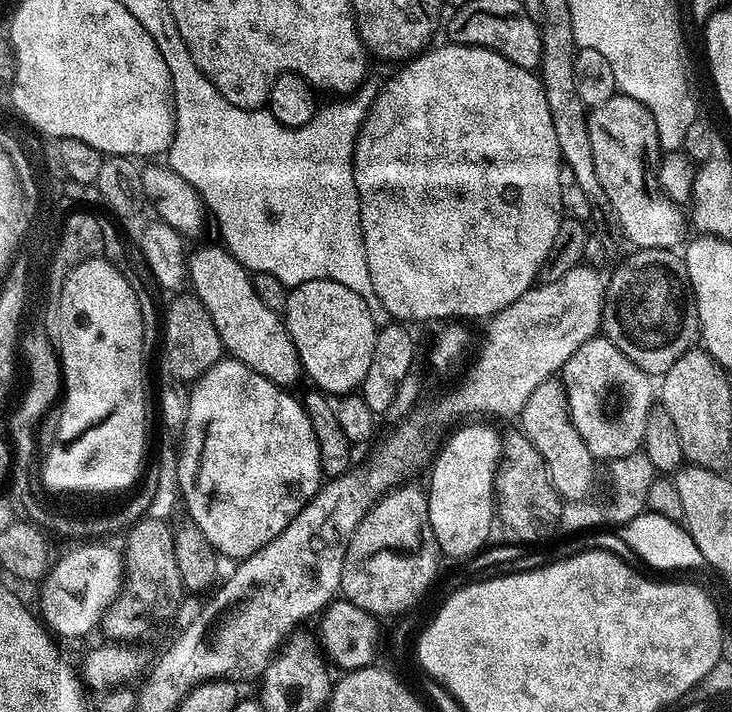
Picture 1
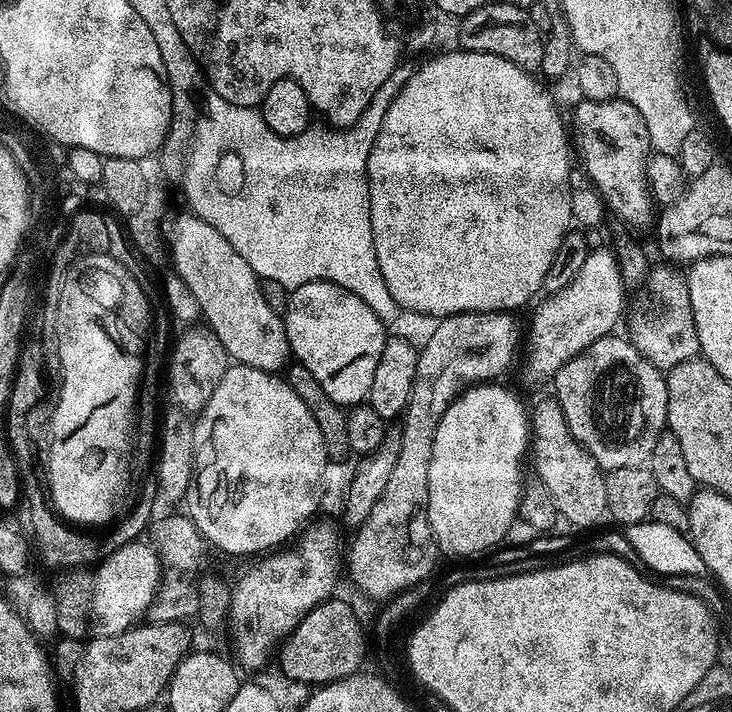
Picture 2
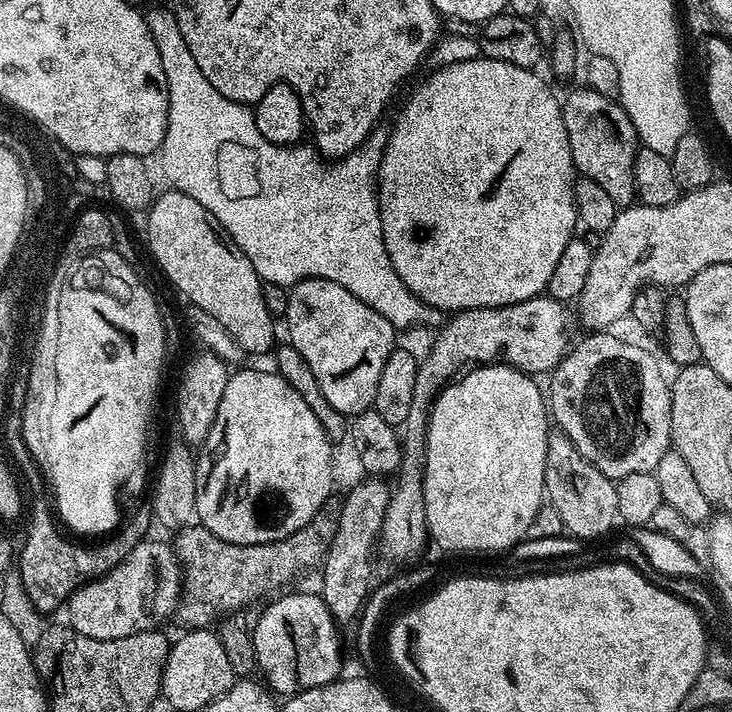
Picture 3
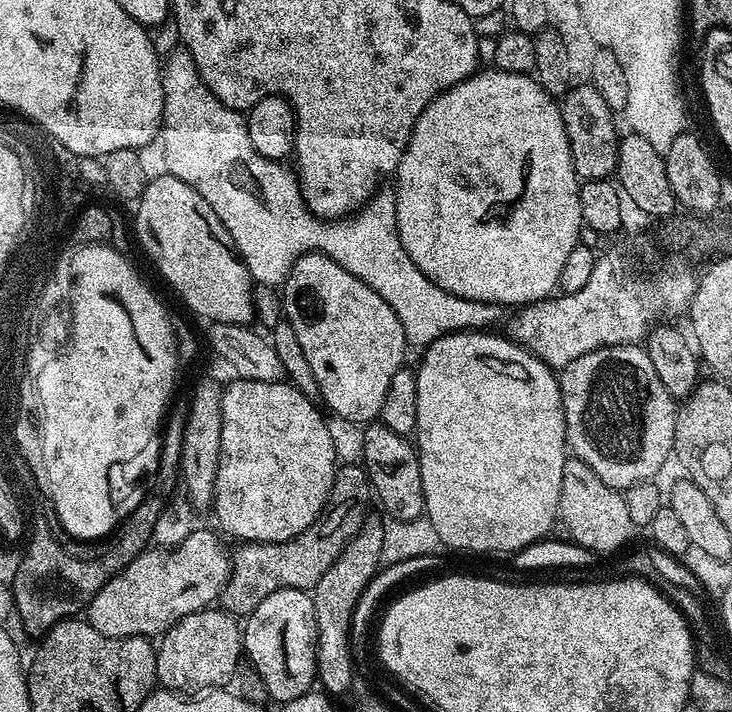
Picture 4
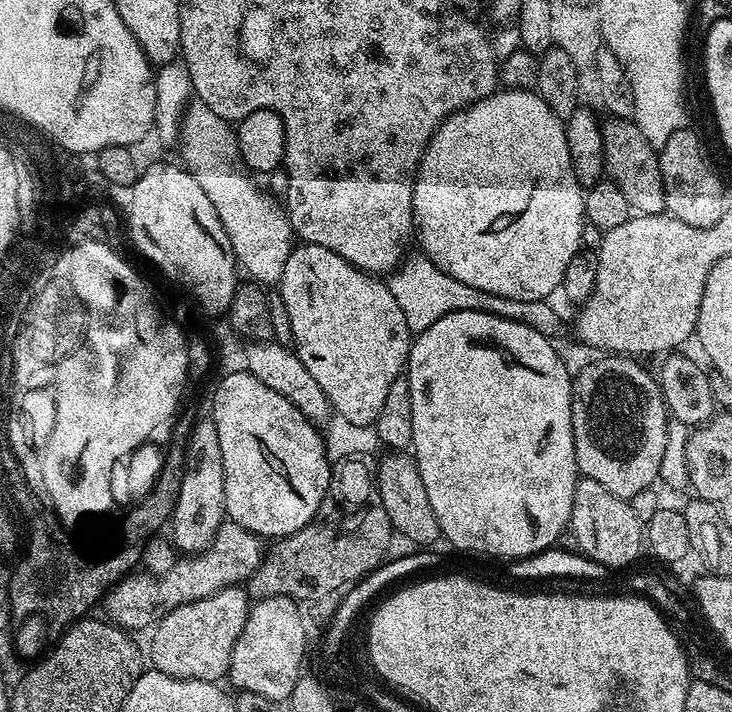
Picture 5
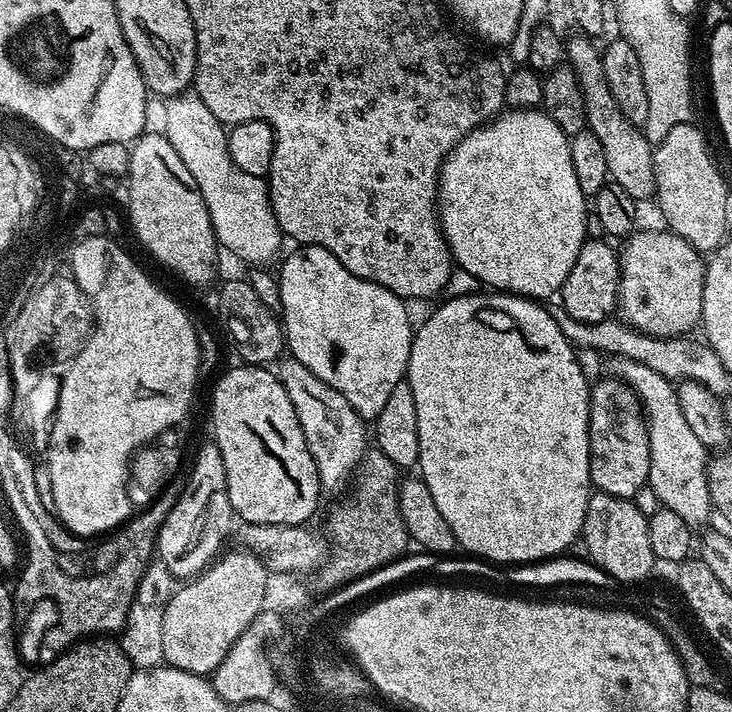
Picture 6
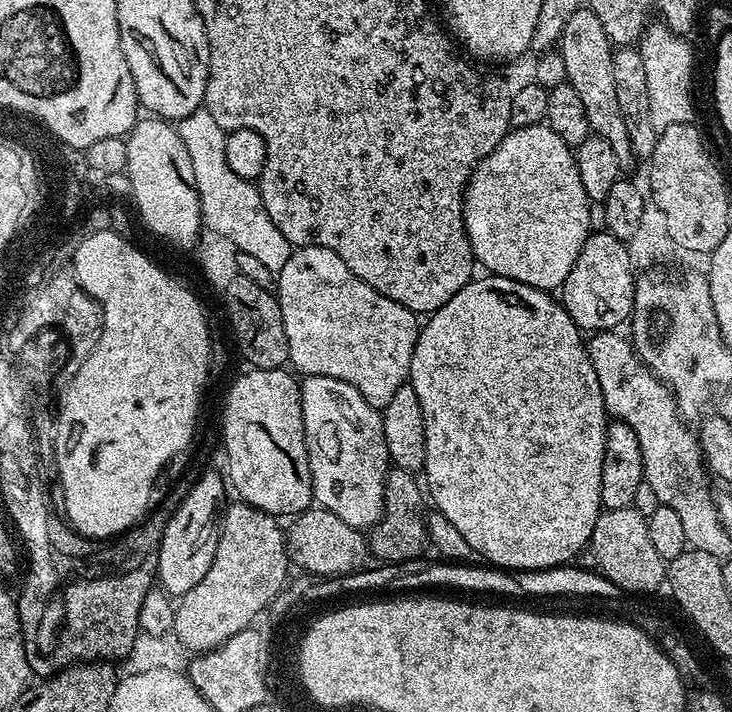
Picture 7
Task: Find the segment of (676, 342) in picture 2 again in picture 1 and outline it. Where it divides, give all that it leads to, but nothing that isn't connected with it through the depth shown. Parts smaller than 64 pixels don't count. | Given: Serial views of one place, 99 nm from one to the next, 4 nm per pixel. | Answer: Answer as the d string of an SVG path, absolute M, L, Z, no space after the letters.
M641 248L629 253L613 270L612 277L607 277L600 332L638 370L660 378L697 343L700 319L696 296L683 259L673 249Z

